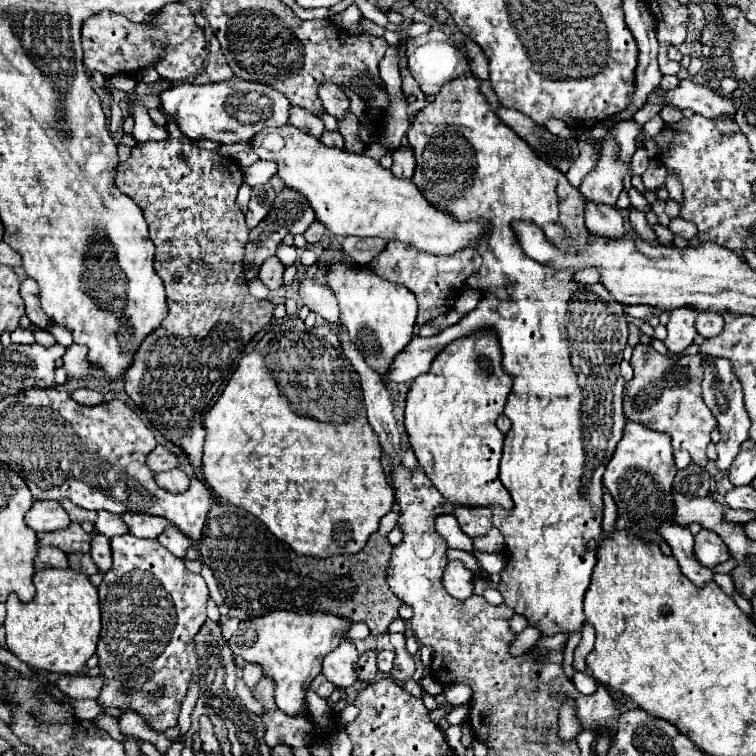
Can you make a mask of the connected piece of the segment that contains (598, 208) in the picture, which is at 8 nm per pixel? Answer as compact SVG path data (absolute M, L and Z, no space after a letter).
M587 200L583 216L585 216L585 226L589 232L595 232L599 236L609 236L609 238L619 238L625 234L623 218L613 206Z

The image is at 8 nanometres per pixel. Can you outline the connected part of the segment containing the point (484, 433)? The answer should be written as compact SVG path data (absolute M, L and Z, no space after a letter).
M483 330L453 340L437 354L429 372L411 382L405 400L405 430L409 434L409 444L427 478L449 502L459 506L491 506L497 502L505 510L513 506L507 488L497 476L505 434L495 426L497 416L503 414L511 386L513 380L501 366L501 346L493 330Z

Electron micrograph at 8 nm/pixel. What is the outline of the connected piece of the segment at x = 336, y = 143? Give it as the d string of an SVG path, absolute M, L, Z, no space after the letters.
M323 132L323 136L319 138L325 146L333 146L333 148L343 148L343 136L339 132Z

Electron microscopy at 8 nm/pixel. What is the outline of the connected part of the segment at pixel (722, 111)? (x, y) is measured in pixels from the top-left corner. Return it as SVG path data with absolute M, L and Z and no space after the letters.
M681 80L681 84L675 90L657 94L651 92L649 102L659 102L659 104L673 104L677 108L691 108L693 112L707 116L707 118L735 118L735 102L729 96L723 96L711 88L699 86L691 80Z

